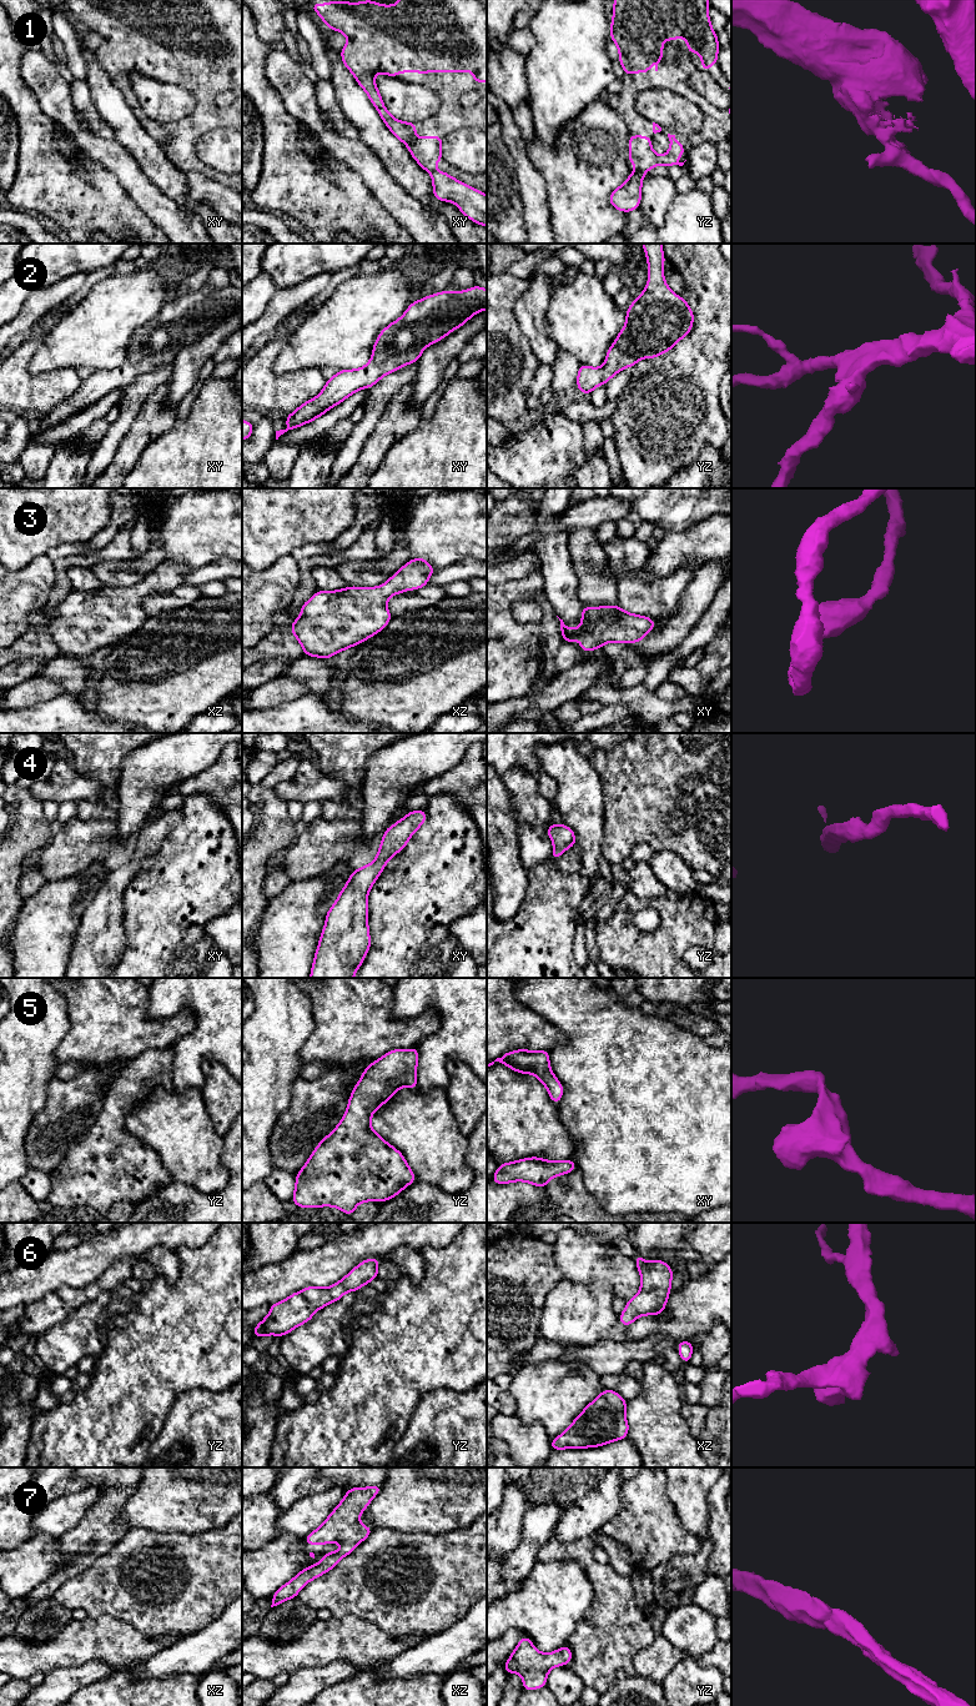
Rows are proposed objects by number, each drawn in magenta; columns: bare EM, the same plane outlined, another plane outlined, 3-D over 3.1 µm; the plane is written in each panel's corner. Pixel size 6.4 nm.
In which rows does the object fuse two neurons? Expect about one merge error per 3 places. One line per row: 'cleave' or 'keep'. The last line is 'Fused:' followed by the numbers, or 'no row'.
1: cleave
2: keep
3: keep
4: keep
5: keep
6: keep
7: keep
Fused: 1

